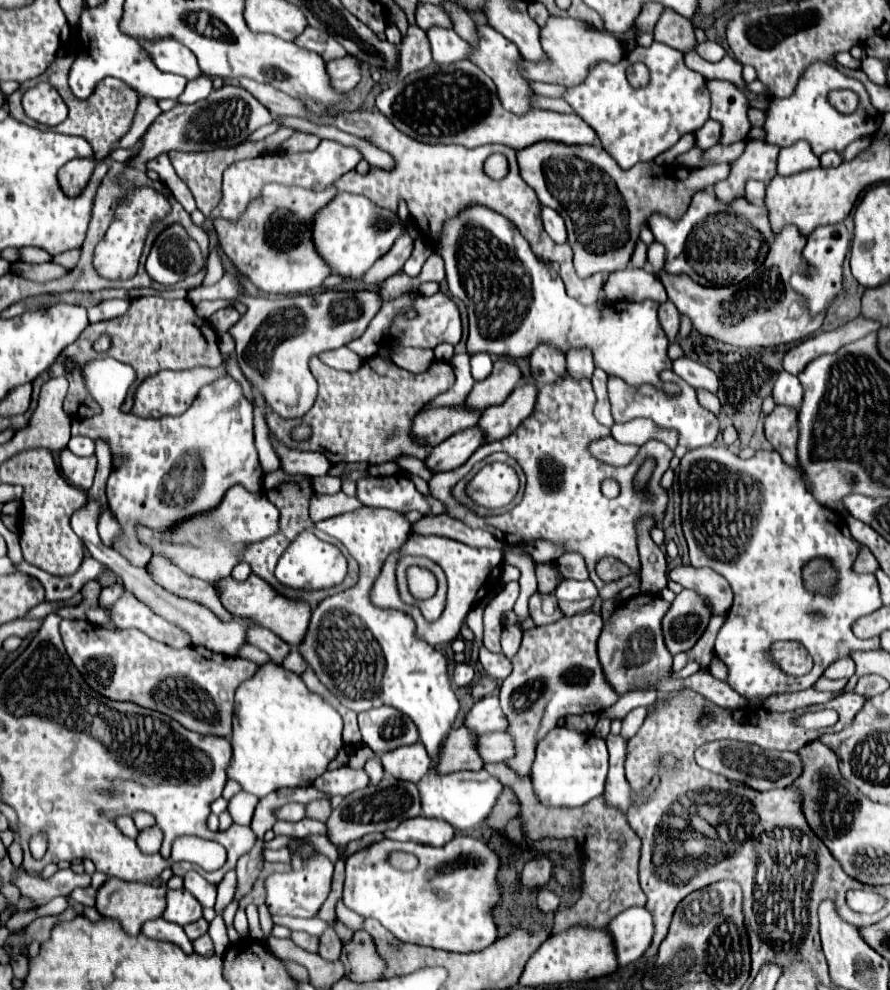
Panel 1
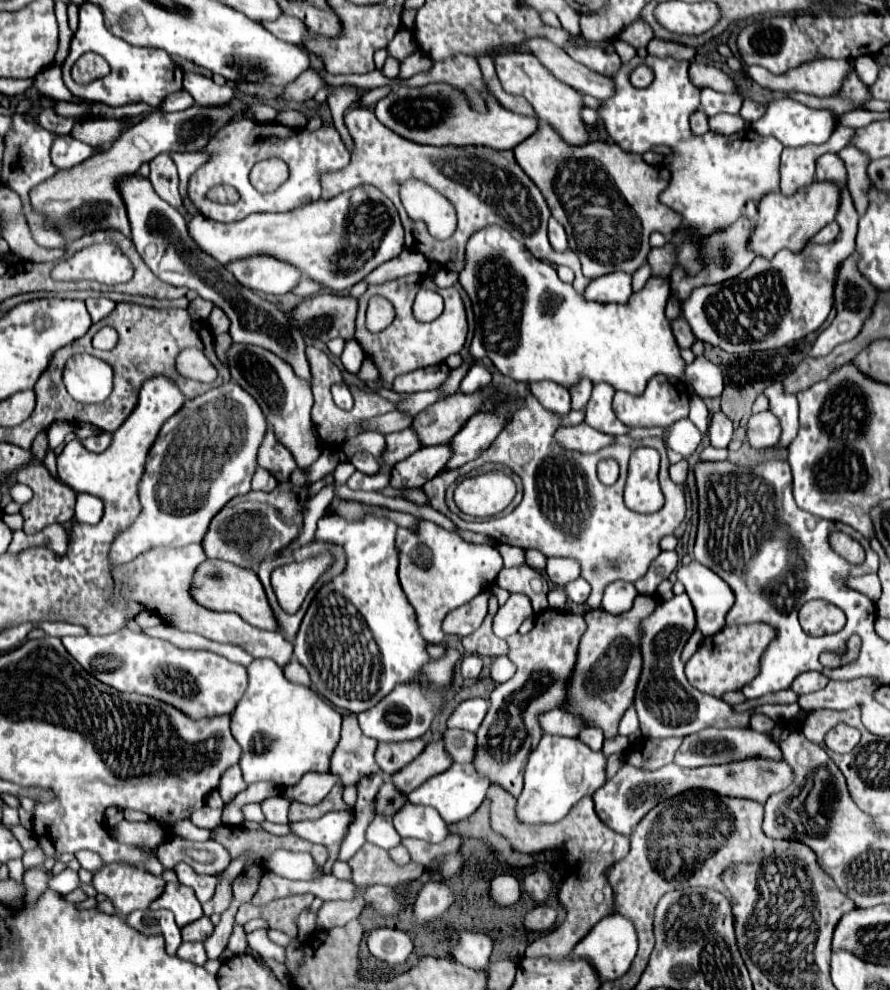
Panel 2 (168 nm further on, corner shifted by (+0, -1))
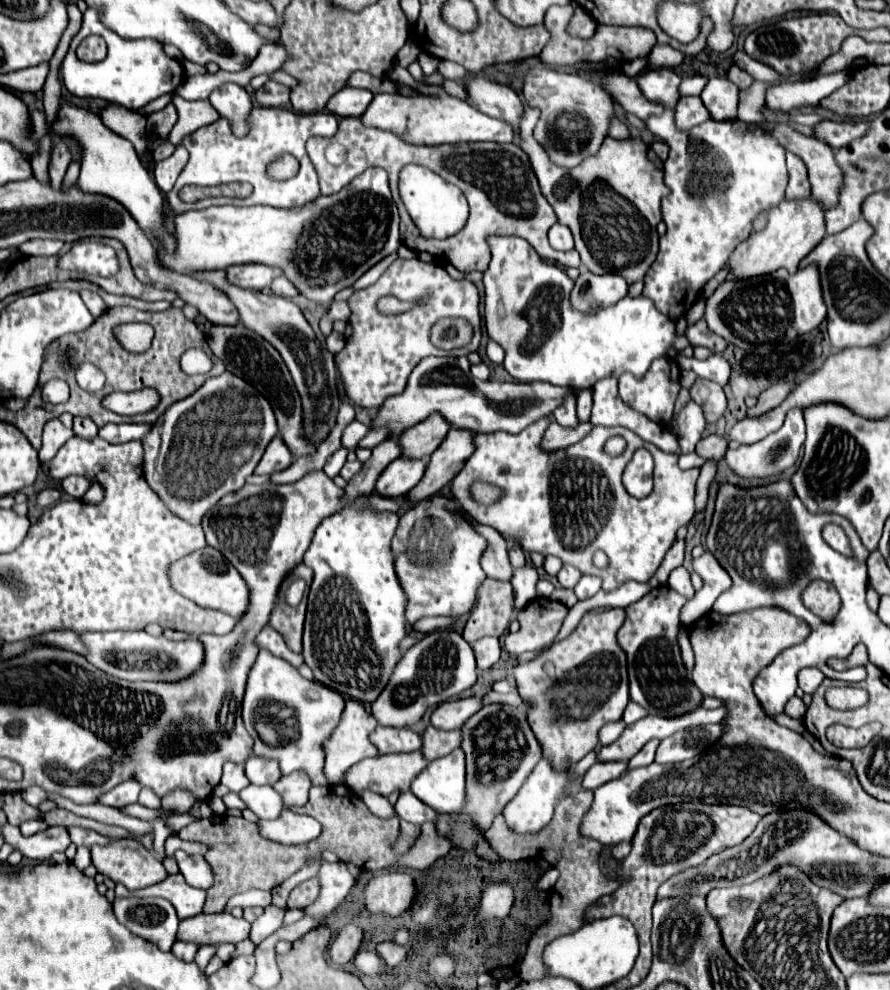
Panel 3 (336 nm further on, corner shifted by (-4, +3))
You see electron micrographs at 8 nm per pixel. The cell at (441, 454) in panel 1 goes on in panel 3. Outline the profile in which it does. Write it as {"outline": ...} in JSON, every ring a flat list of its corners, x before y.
{"outline":[[397,458,381,472,373,492,379,496,401,498,409,492,409,488,413,488,421,480,425,466,427,466,427,460]]}

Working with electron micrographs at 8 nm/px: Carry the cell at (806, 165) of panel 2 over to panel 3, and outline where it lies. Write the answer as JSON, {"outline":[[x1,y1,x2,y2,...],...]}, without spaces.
{"outline":[[787,152,787,168,789,168,789,184,787,184,787,198,809,198,811,196,811,186,807,180,807,168,805,162,793,154]]}

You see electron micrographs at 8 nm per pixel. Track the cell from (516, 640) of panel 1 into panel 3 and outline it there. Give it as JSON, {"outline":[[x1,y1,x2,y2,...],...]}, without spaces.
{"outline":[[525,564,525,568,515,570,513,580,511,580,513,592,515,592,515,602,513,602,515,610,525,608,525,606,537,596,537,592,535,592,537,580,539,580,539,578,537,578,537,570,535,570,535,566,531,566,531,564]]}

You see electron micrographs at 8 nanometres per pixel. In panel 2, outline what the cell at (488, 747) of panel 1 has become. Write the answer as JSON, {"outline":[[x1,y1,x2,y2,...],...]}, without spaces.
{"outline":[[447,730,445,736,445,748,449,756,459,764,471,764,473,752,477,752,477,736,473,732,465,730]]}

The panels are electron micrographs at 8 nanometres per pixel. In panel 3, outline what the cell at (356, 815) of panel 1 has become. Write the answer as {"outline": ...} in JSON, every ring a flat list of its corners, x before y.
{"outline":[[285,808,277,820,259,820,257,828,261,836,281,844,305,844,321,834,321,824,315,818,295,814,289,808]]}

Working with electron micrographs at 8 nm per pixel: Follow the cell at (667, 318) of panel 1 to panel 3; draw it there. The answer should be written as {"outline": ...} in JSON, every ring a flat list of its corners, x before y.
{"outline":[[699,320,699,322,695,322,693,326,689,326,687,332,685,332,685,336,689,338,689,342,691,342,693,346,715,348,717,354,721,354,721,352,727,348,727,342,725,342,721,336,717,336,715,332,711,332,709,326,705,324,705,320]]}

